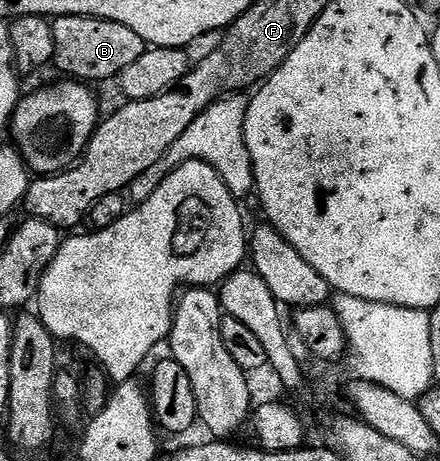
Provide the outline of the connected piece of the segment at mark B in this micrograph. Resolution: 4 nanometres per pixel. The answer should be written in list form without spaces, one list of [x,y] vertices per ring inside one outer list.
[[[56,16],[51,20],[54,67],[63,71],[64,77],[80,82],[91,80],[114,81],[132,62],[137,62],[145,50],[141,34],[129,30],[121,22],[102,20],[96,16]]]

